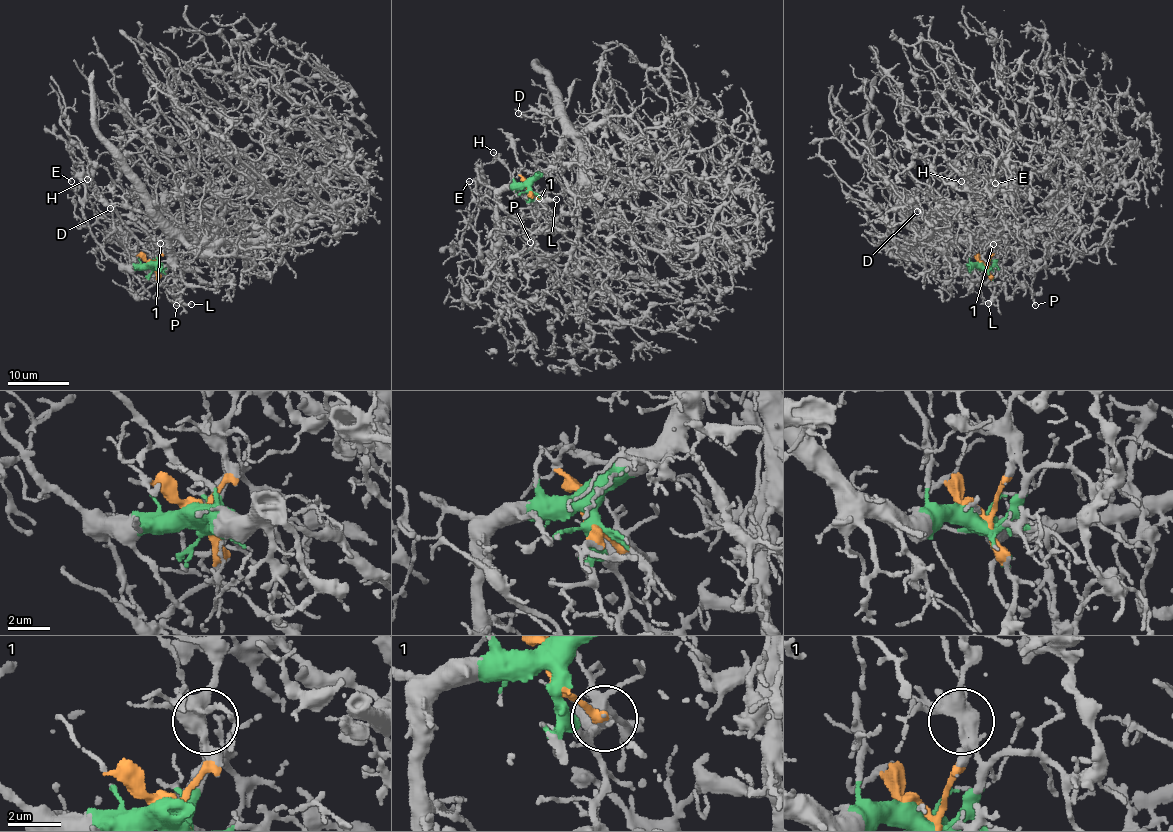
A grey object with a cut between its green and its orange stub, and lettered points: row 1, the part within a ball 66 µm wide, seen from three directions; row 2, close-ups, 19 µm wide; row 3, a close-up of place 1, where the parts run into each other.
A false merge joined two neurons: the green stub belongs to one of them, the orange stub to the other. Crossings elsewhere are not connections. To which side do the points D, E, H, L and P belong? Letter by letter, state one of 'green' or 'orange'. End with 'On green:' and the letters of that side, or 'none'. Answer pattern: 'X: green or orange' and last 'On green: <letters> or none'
D: green
E: green
H: orange
L: orange
P: orange
On green: D, E

